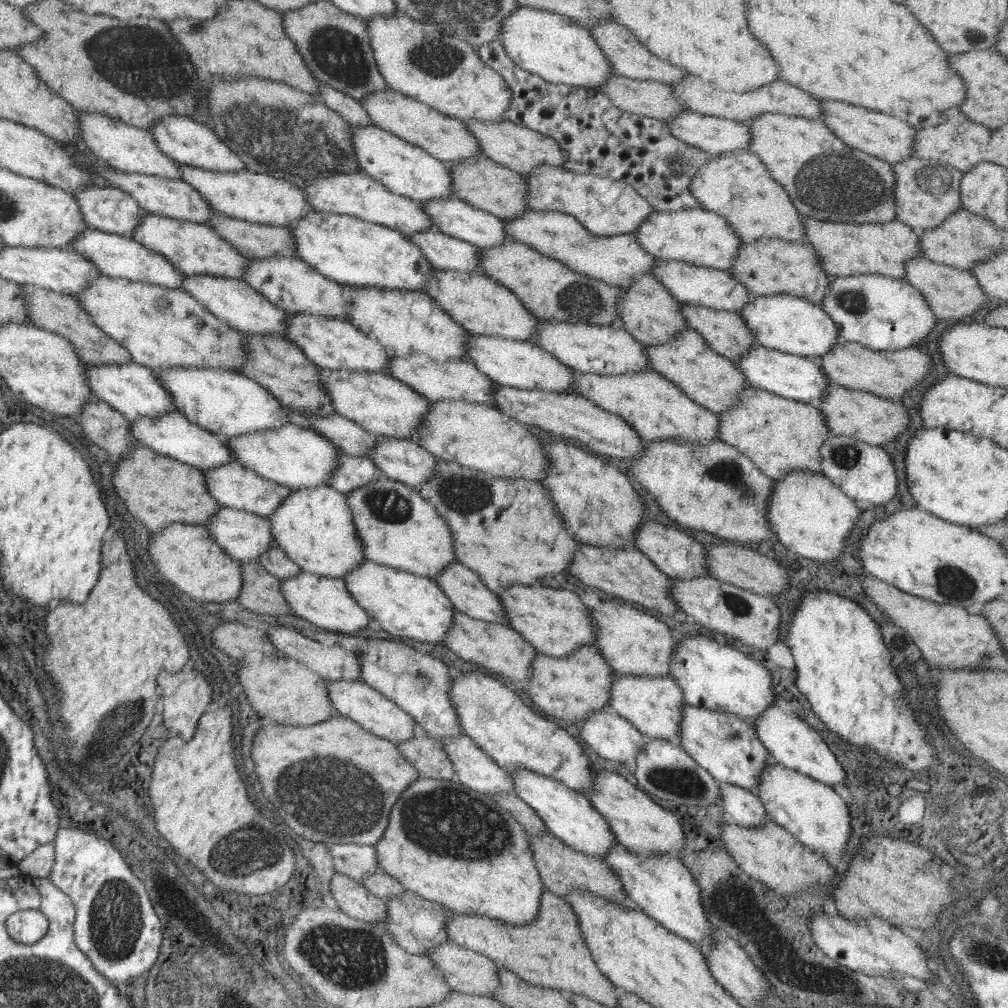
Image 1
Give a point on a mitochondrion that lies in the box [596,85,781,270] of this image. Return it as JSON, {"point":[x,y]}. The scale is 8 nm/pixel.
{"point":[678,166]}

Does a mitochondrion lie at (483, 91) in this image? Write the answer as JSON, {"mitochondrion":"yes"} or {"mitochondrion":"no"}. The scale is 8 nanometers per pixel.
{"mitochondrion":"no"}

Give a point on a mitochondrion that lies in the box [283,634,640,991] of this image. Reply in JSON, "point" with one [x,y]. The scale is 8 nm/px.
{"point":[445,822]}

